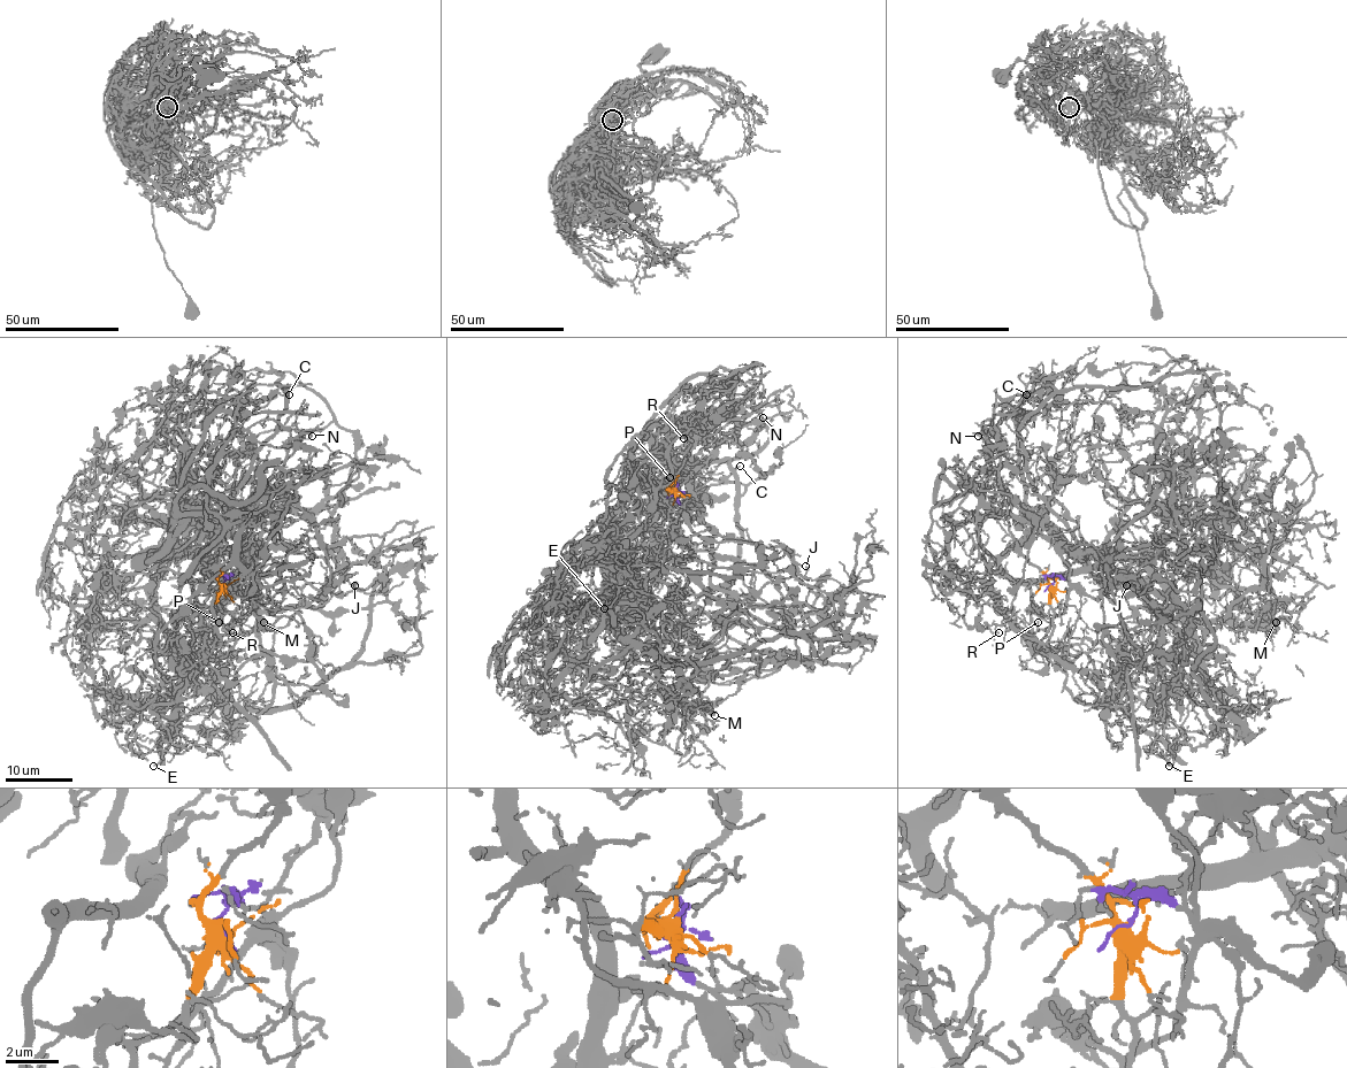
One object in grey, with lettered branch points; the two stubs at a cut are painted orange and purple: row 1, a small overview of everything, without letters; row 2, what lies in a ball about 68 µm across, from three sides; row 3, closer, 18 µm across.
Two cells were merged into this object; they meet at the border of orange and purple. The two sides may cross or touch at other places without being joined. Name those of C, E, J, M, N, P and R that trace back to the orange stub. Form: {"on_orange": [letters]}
{"on_orange": ["C", "E", "N", "P", "R"]}

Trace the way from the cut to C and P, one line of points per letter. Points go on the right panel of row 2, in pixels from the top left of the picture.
C: (1051, 586), (1009, 530), (995, 468), (1026, 466), (1019, 431), (1055, 390), (1042, 385), (1026, 393)
P: (1051, 586), (1053, 630), (1048, 648), (1034, 635), (1038, 621)

